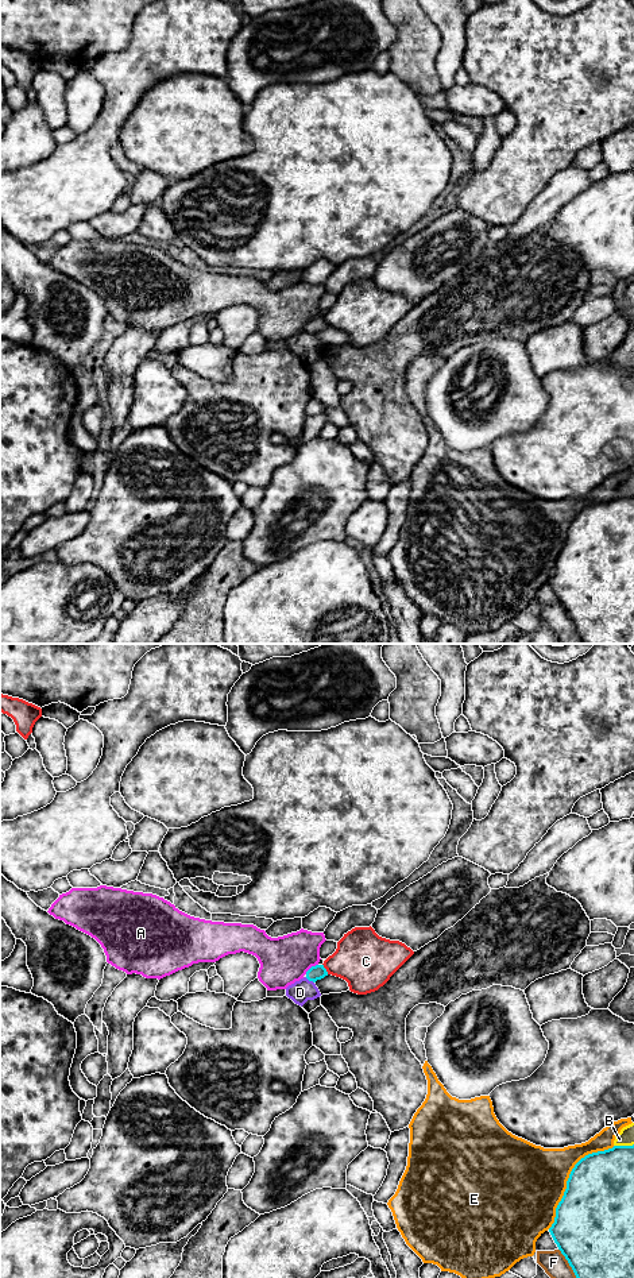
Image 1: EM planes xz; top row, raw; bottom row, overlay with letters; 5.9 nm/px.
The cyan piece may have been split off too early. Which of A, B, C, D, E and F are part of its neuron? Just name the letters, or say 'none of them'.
none of them

